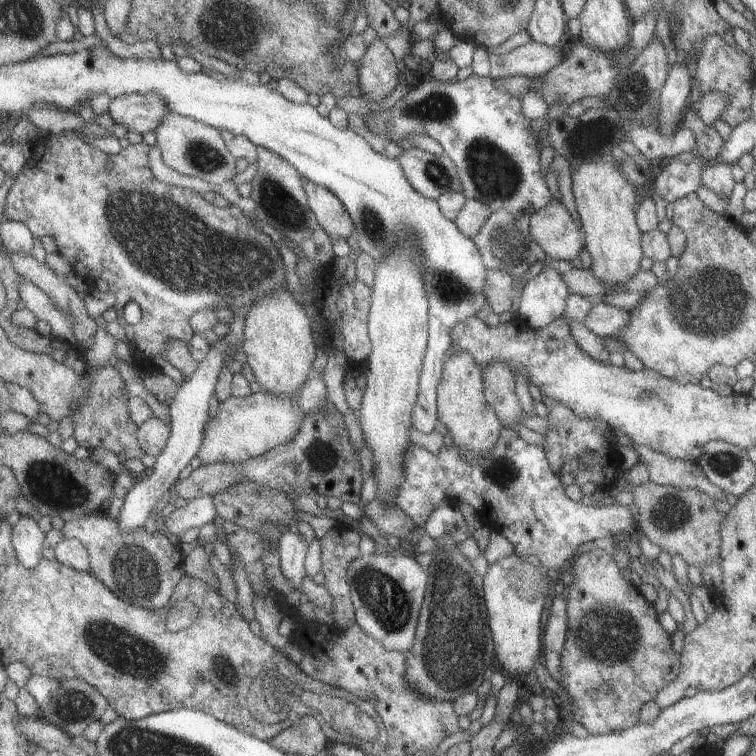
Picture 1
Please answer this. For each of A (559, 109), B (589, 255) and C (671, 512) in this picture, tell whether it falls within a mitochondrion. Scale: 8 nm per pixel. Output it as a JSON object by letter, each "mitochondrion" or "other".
{"A":"other","B":"other","C":"mitochondrion"}

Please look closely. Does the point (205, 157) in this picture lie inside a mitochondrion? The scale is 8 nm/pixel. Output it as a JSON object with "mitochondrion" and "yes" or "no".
{"mitochondrion":"yes"}

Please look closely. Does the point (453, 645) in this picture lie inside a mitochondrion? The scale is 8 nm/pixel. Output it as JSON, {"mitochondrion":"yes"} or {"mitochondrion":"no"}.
{"mitochondrion":"yes"}

